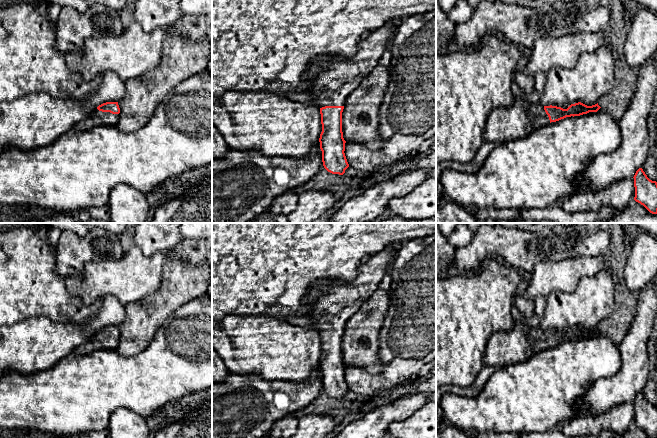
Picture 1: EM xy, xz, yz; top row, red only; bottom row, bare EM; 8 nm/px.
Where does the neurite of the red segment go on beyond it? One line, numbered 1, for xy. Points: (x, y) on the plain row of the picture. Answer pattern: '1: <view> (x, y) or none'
1: xy (97, 342)

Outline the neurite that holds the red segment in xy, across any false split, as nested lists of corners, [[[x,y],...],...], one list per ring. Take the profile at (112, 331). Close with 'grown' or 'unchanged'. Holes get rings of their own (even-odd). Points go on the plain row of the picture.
[[[106,326],[99,329],[88,341],[76,347],[74,353],[90,354],[96,350],[116,350],[119,340],[118,326]]] | grown

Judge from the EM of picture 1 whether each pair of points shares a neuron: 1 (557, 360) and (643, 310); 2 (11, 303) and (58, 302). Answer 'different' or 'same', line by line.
1: different
2: same

